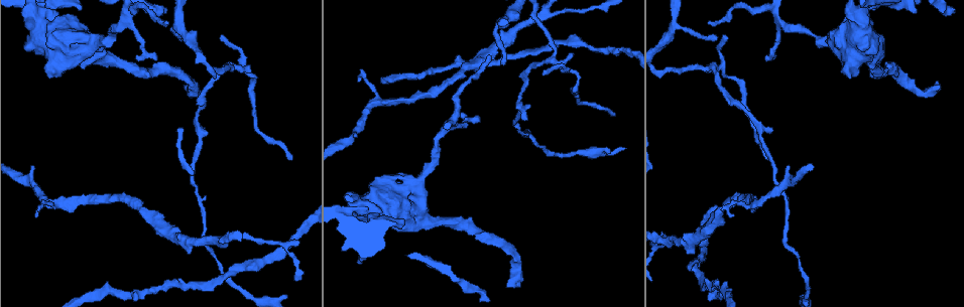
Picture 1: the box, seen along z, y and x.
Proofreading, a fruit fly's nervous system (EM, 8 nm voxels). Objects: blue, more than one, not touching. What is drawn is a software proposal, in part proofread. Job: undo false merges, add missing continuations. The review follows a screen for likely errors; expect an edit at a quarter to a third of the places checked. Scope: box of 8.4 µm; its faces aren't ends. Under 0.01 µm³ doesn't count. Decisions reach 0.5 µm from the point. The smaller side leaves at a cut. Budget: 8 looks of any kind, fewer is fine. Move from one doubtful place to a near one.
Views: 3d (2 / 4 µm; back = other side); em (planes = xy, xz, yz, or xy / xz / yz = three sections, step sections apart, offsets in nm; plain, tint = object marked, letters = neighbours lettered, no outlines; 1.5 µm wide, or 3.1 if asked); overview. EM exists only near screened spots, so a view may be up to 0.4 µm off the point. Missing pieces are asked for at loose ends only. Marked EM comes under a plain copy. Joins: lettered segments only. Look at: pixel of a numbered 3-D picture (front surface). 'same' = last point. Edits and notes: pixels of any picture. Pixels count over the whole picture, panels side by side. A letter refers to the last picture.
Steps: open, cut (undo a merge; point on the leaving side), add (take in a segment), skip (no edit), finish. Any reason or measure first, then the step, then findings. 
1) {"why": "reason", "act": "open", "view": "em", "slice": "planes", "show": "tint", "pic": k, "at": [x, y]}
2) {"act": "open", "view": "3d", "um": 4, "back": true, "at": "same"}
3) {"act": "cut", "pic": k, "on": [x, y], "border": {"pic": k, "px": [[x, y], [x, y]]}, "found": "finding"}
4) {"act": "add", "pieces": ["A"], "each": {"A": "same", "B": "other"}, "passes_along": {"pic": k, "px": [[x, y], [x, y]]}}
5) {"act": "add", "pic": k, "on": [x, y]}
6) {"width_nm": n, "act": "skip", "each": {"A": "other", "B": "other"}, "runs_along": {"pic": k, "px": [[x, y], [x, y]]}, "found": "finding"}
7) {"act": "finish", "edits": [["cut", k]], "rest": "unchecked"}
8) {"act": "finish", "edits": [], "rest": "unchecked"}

{"why": "thick end", "act": "open", "view": "em", "slice": "planes", "show": "letters", "pic": 1, "at": [360, 262]}

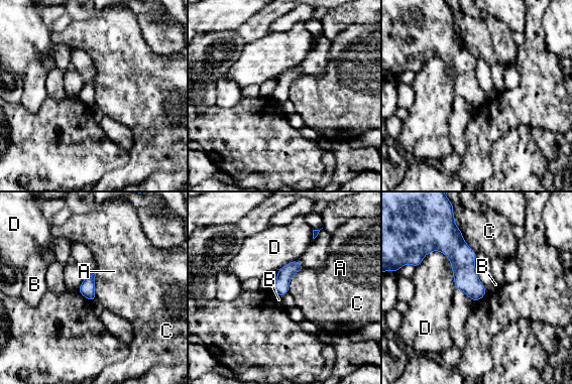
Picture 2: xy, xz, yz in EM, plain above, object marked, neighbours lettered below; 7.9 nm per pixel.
{"act": "skip", "each": {"A": "other", "B": "other", "C": "other", "D": "other"}, "runs_along": {"pic": 2, "px": [[457, 232], [457, 251], [476, 297]]}, "found": "none of them fits"}

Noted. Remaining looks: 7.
{"why": "long arm stops here", "act": "open", "view": "em", "slice": "xy", "step": 8, "show": "tint", "pic": 1, "at": [940, 85]}

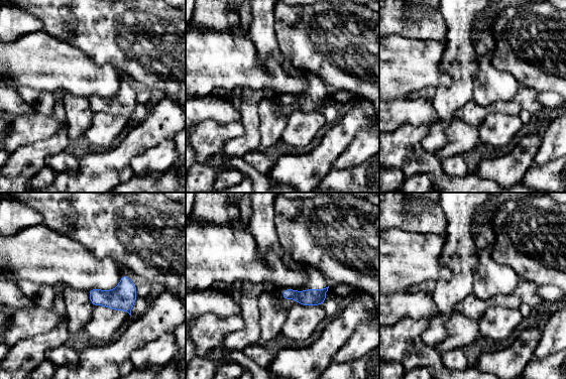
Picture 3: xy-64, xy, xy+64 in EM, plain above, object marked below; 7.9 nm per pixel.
{"why": "cut it another way", "act": "open", "view": "em", "slice": "planes", "show": "letters", "at": "same"}

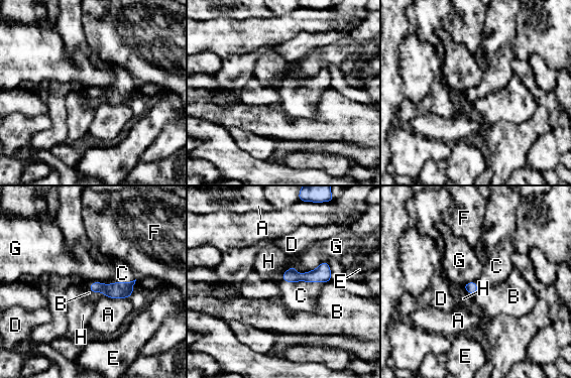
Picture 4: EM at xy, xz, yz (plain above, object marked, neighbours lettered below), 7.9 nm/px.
{"act": "add", "pieces": ["C"], "each": {"A": "other", "B": "other", "C": "same", "D": "other", "E": "other", "F": "other", "G": "other", "H": "other"}, "passes_along": {"pic": 4, "px": [[117, 289], [107, 284], [122, 273]]}, "found": "the neuron continues"}

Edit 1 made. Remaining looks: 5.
{"why": "see it whole again", "act": "open", "view": "overview"}

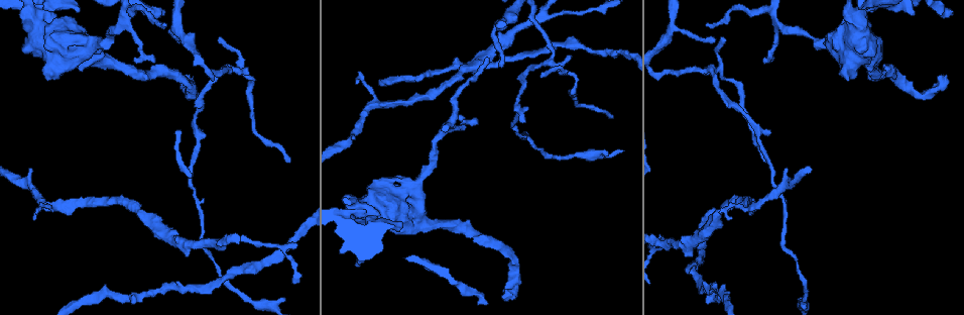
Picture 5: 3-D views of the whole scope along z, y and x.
{"why": "three arms meet", "act": "open", "view": "em", "slice": "xy", "step": 4, "show": "tint", "pic": 5, "at": [230, 70]}

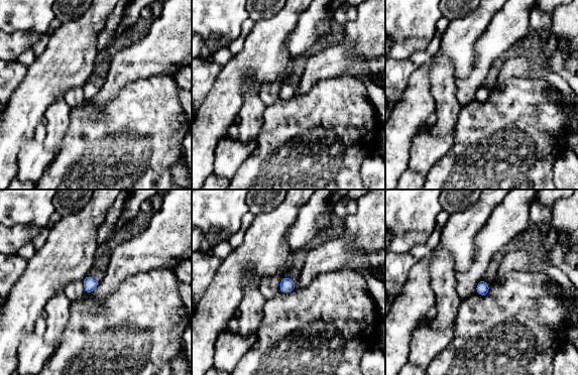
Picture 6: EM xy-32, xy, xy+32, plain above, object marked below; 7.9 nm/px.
{"act": "open", "view": "em", "slice": "planes", "show": "letters", "at": "same"}

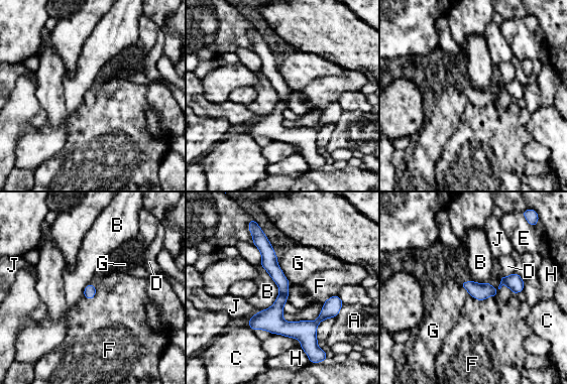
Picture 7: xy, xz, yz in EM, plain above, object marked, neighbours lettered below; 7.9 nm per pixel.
{"width_nm": 100, "act": "skip", "each": {"A": "other", "B": "other", "C": "other", "D": "other", "E": "other", "F": "other", "G": "other", "H": "other", "J": "other"}, "border": {"pic": 7, "px": [[260, 263], [278, 295], [257, 312]]}, "found": "continuous, no second neuron"}

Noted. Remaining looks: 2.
{"act": "finish", "edits": [["add", 4]], "rest": "unchecked"}

